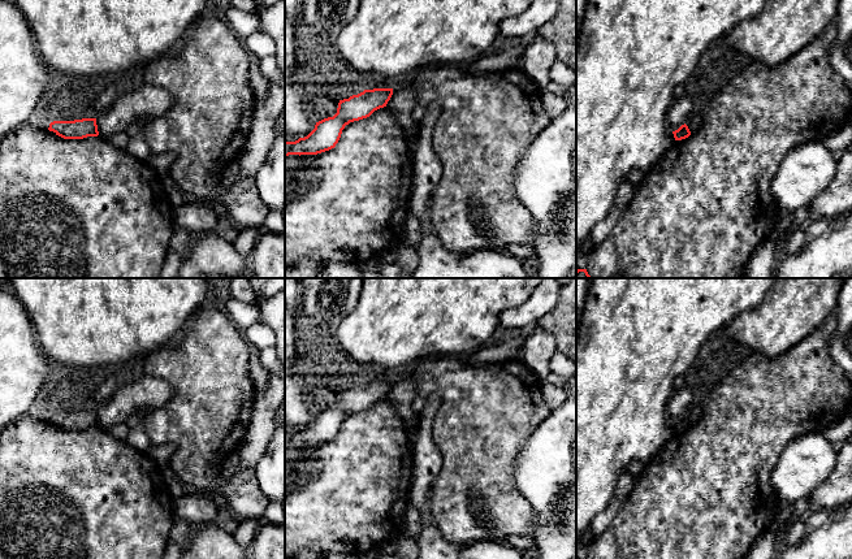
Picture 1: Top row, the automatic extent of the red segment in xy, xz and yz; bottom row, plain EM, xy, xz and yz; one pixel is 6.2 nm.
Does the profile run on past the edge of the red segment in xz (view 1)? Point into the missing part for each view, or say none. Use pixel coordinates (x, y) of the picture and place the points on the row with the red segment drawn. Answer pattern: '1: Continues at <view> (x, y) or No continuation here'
1: No continuation here

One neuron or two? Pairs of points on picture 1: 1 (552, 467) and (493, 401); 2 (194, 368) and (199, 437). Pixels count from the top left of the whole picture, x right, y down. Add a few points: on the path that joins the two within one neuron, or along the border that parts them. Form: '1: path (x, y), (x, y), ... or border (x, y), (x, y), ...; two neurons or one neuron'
1: border (546, 416), (520, 447), (515, 468); two neurons
2: path (199, 385), (199, 420); one neuron

